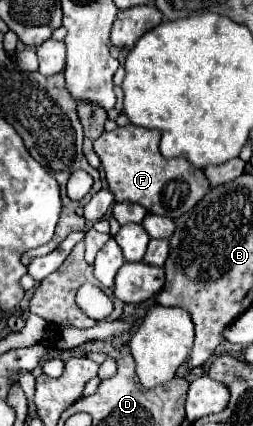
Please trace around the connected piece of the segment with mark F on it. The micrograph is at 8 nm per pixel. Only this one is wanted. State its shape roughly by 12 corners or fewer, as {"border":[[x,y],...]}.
{"border":[[160,131],[102,133],[94,151],[116,201],[176,219],[210,189],[162,157]]}

